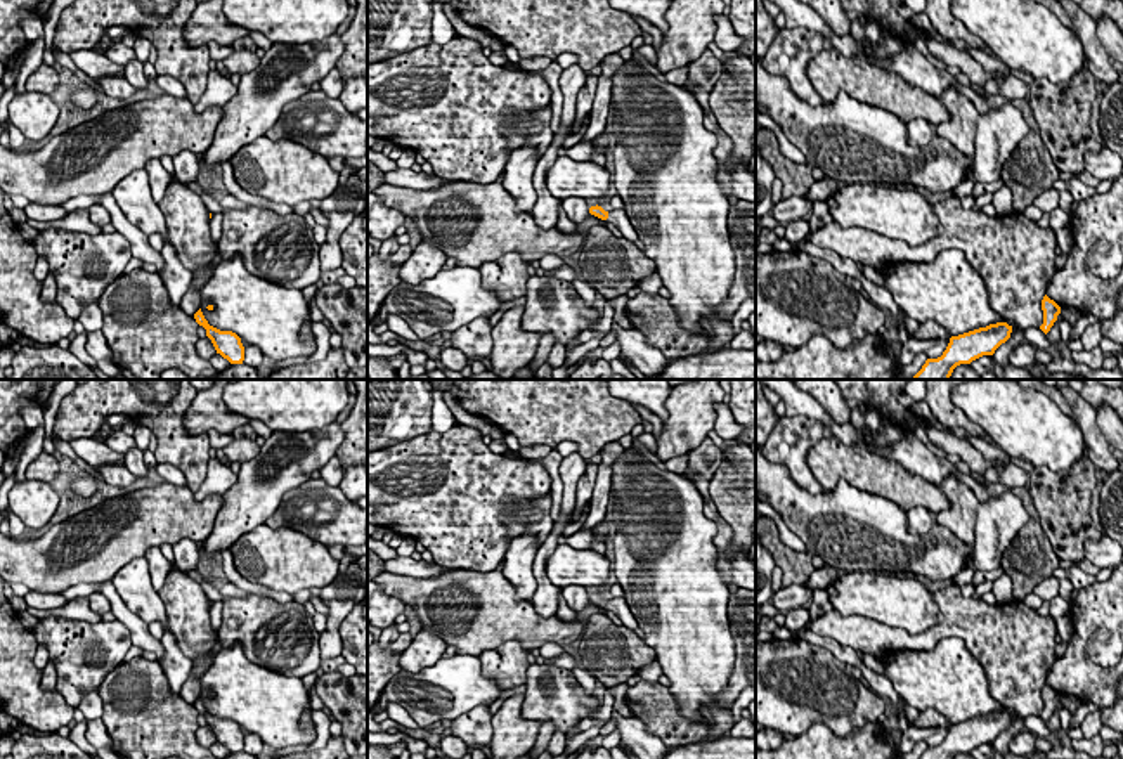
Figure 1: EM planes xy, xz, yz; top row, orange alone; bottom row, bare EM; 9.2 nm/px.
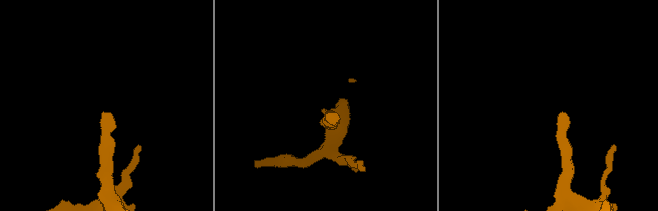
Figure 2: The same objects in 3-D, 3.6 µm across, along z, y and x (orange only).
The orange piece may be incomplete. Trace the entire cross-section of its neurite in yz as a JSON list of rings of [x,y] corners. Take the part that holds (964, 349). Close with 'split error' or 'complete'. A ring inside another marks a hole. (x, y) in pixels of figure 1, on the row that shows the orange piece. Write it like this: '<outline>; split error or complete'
[[[1007,322],[990,324],[958,336],[951,336],[946,350],[938,359],[927,359],[912,380],[950,380],[960,364],[970,364],[995,350],[1010,338],[1012,326]]]; complete

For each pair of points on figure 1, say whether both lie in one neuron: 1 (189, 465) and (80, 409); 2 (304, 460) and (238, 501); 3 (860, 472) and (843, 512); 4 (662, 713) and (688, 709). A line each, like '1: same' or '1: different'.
1: same
2: same
3: different
4: different

